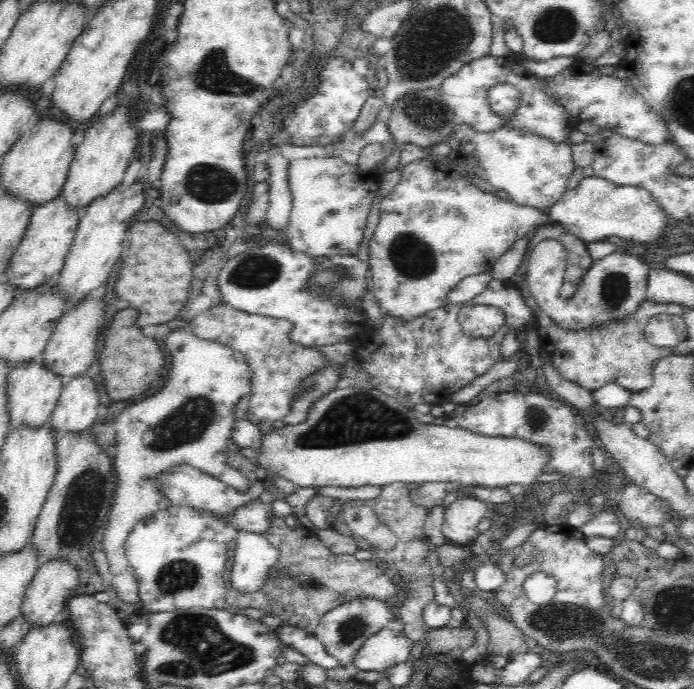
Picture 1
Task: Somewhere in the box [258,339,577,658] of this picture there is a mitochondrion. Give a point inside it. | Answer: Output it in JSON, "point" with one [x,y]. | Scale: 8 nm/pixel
{"point":[360,417]}

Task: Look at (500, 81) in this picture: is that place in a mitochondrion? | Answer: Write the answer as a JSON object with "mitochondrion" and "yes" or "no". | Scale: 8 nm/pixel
{"mitochondrion":"no"}

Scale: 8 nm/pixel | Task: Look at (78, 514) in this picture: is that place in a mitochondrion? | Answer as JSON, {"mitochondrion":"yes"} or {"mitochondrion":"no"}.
{"mitochondrion":"yes"}

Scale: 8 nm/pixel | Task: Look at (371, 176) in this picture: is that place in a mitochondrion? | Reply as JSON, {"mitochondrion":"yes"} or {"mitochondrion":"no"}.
{"mitochondrion":"no"}

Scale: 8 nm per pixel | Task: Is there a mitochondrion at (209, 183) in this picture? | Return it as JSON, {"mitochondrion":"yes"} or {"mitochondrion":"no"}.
{"mitochondrion":"yes"}

